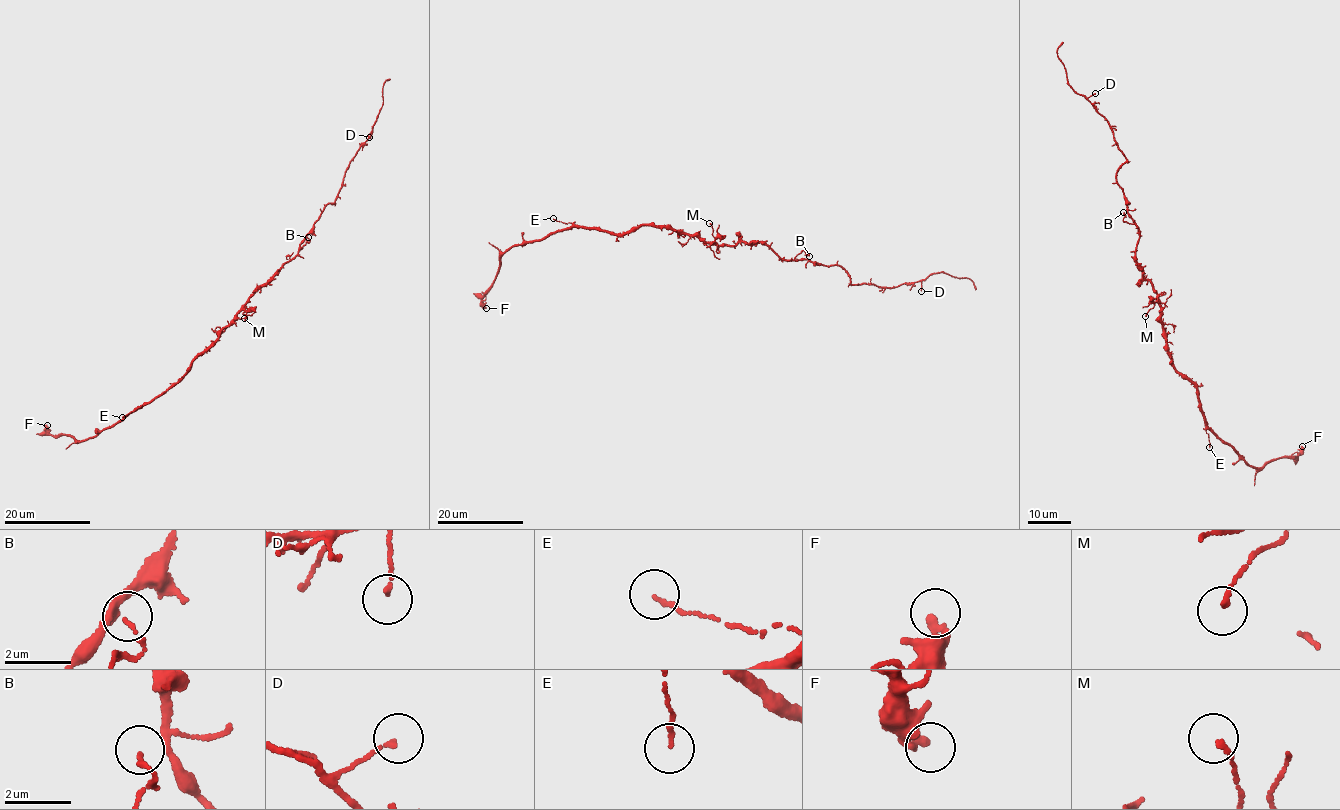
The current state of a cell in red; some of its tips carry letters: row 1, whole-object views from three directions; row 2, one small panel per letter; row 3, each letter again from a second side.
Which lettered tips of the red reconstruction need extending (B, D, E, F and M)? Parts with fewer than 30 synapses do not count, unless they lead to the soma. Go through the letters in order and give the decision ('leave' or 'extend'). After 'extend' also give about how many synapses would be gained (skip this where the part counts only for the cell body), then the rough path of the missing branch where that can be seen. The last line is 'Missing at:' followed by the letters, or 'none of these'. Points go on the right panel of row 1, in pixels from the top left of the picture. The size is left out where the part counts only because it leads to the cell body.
B: leave
D: leave
E: leave
F: leave
M: leave
Missing at: none of these

